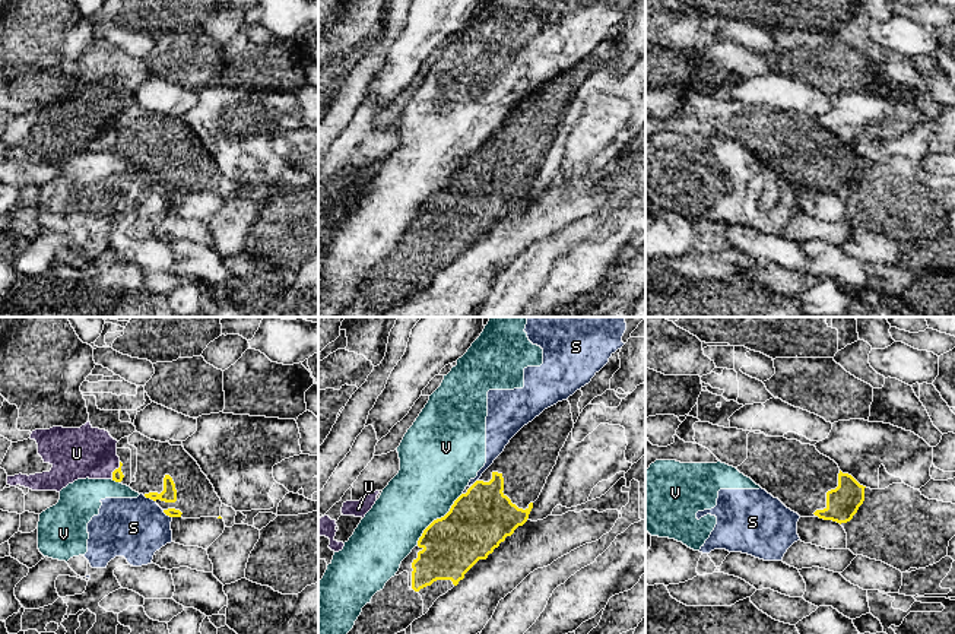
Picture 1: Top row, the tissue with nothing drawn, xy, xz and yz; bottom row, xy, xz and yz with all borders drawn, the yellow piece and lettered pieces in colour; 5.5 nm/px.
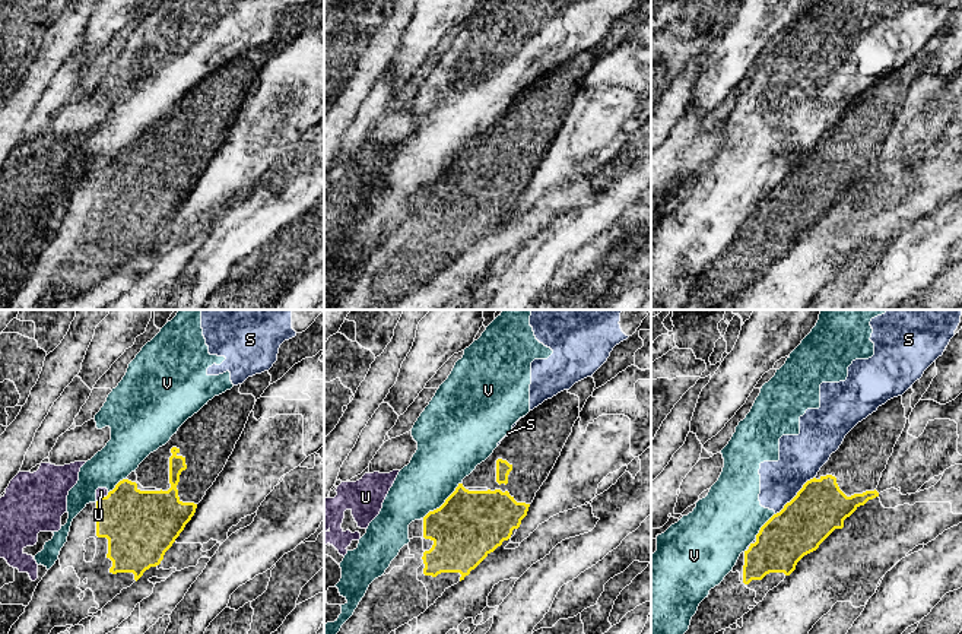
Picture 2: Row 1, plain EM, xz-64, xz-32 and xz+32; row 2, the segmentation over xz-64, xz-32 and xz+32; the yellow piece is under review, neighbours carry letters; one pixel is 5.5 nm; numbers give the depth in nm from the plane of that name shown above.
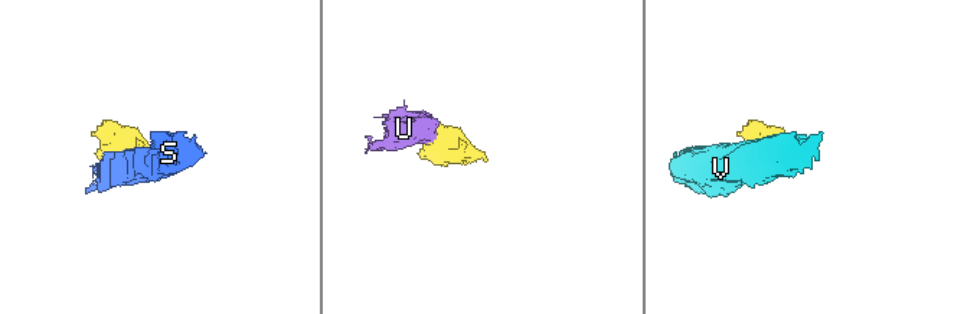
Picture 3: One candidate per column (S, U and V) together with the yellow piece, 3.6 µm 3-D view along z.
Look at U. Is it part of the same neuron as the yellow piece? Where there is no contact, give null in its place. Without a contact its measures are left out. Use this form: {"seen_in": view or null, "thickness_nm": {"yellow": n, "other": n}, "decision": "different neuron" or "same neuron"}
{"seen_in": "xy", "thickness_nm": {"yellow": 60, "other": 280}, "decision": "different neuron"}

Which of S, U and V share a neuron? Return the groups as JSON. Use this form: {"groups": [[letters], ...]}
{"groups": [["S", "V"], ["U"]]}

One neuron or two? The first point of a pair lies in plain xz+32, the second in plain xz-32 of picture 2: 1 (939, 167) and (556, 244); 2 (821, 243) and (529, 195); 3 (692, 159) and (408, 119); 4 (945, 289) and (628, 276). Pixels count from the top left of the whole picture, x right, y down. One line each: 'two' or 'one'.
1: two
2: two
3: one
4: one

